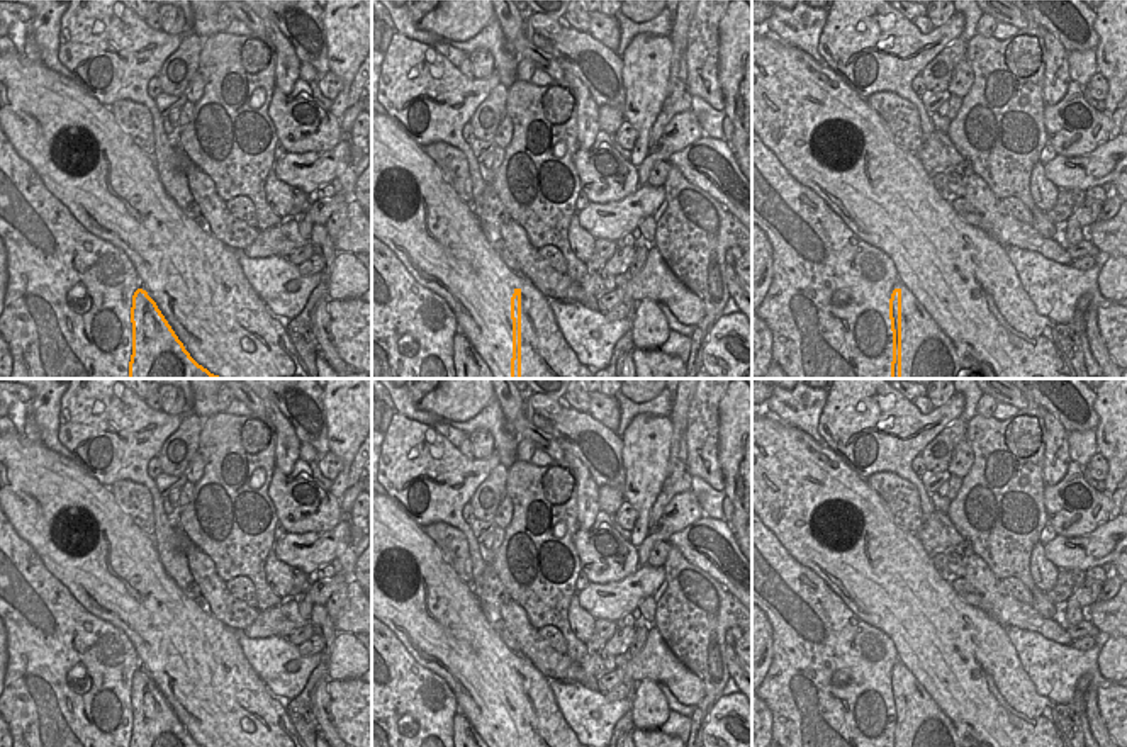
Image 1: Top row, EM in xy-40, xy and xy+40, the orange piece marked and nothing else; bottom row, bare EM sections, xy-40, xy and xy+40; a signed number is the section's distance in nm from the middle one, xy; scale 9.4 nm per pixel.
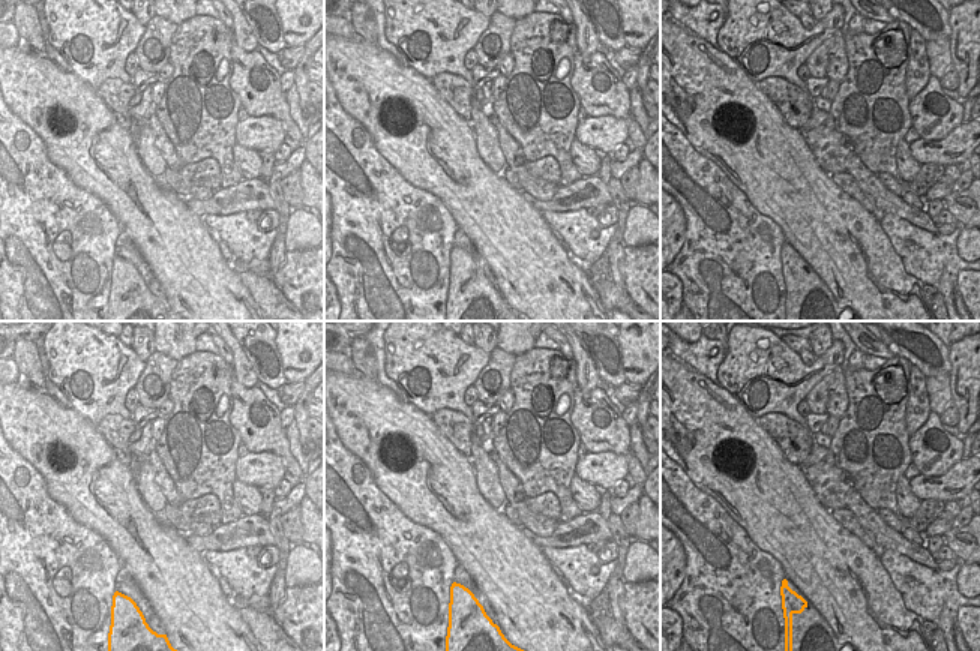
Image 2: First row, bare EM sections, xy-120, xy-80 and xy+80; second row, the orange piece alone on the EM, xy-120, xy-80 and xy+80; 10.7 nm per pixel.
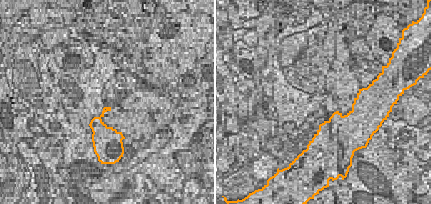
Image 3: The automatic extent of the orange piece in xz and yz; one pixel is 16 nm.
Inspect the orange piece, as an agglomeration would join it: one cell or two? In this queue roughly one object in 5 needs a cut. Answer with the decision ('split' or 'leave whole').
leave whole

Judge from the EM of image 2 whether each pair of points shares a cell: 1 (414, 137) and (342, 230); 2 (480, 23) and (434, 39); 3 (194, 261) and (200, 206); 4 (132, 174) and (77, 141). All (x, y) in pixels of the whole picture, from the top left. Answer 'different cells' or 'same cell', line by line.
1: different cells
2: same cell
3: different cells
4: same cell

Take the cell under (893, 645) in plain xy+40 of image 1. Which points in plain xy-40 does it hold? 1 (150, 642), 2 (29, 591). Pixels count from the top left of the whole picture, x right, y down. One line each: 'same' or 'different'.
1: same
2: different

